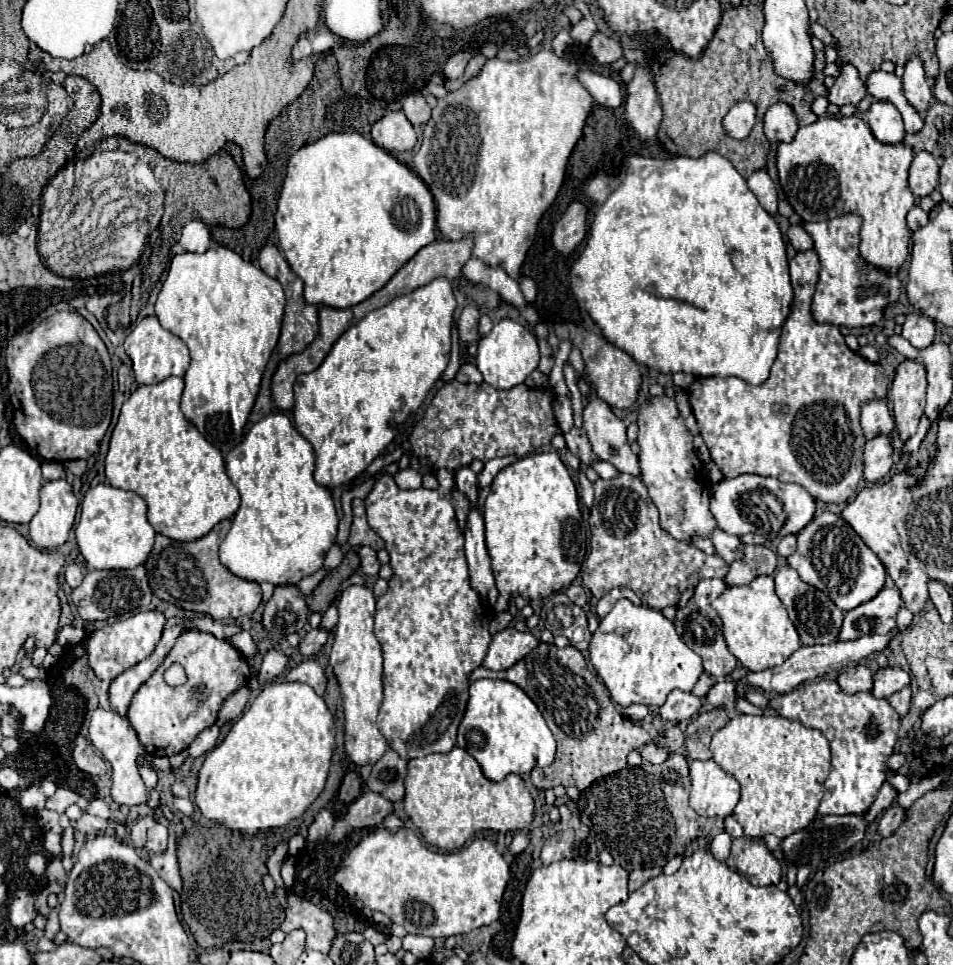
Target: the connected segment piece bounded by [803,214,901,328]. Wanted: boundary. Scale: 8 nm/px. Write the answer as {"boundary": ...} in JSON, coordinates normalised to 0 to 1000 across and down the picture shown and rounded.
{"boundary":[[[889,222],[868,230],[847,230],[843,236],[855,251],[855,261],[861,269],[861,282],[857,301],[853,307],[851,323],[857,334],[870,334],[876,338],[906,340],[924,332],[927,319],[943,309],[943,288],[931,286],[924,280],[908,274],[901,265],[901,238],[903,226]]]}

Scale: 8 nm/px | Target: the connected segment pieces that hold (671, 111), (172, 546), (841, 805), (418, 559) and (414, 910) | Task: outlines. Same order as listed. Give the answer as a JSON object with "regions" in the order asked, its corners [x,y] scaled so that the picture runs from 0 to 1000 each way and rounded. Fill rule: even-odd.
{"regions":[[[[796,4],[765,8],[759,10],[757,23],[736,58],[723,60],[715,54],[702,52],[683,64],[683,79],[696,112],[694,139],[708,149],[710,160],[733,164],[740,158],[752,158],[767,166],[780,184],[786,184],[792,176],[799,176],[805,170],[807,145],[801,139],[801,118],[809,108],[830,108],[841,131],[857,124],[857,120],[851,116],[851,106],[857,102],[857,89],[853,89],[853,83],[845,89],[828,87],[828,83],[811,75],[809,60],[799,44],[799,29],[801,10]],[[775,104],[790,106],[794,112],[794,128],[780,147],[765,145],[757,131],[759,120]]],[[[232,539],[219,553],[203,562],[186,562],[165,553],[163,566],[152,582],[161,616],[192,632],[219,636],[224,642],[247,642],[251,638],[265,636],[274,626],[272,605],[249,599],[230,582],[228,570],[240,547],[242,539]]],[[[859,705],[813,721],[809,732],[815,740],[859,756],[872,771],[872,802],[866,808],[859,846],[908,841],[931,806],[931,785],[937,781],[941,767],[943,740],[935,730],[929,723],[918,723],[914,717],[887,719],[878,707]]],[[[398,489],[393,493],[393,502],[389,506],[389,510],[383,516],[383,528],[385,528],[385,541],[387,545],[404,560],[404,568],[408,572],[408,584],[412,589],[412,597],[408,599],[408,611],[406,616],[402,616],[400,620],[396,620],[396,632],[393,632],[393,659],[400,667],[400,676],[402,676],[402,713],[404,713],[404,723],[402,723],[402,732],[398,736],[398,744],[396,744],[396,752],[400,756],[400,761],[404,763],[406,771],[425,788],[431,785],[444,785],[448,781],[454,779],[471,779],[477,773],[477,763],[480,763],[480,754],[482,748],[488,740],[488,732],[492,725],[492,698],[505,690],[507,682],[509,682],[509,674],[513,672],[515,665],[515,655],[513,655],[513,645],[517,640],[517,630],[513,634],[511,626],[505,622],[505,618],[501,616],[501,611],[496,611],[494,601],[492,601],[492,591],[490,591],[490,580],[488,580],[488,572],[486,572],[486,551],[480,543],[477,537],[477,526],[473,520],[473,508],[467,506],[459,506],[459,508],[446,508],[446,506],[438,506],[438,508],[419,508],[419,504],[414,502],[412,493],[406,489]],[[463,732],[463,744],[454,744],[459,734]]],[[[398,856],[364,883],[360,897],[352,904],[352,914],[368,931],[375,928],[391,945],[402,945],[423,960],[427,968],[471,972],[524,951],[534,895],[511,868],[498,868],[480,883],[461,883],[448,879],[429,858],[410,864]]]]}

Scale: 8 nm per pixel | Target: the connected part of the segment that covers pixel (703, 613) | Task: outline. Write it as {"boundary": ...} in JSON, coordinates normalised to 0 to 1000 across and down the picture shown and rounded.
{"boundary":[[[736,601],[729,609],[729,616],[727,620],[717,628],[717,630],[710,630],[710,638],[708,638],[708,653],[710,657],[717,661],[717,665],[736,680],[738,684],[738,692],[744,701],[750,701],[750,703],[761,703],[765,701],[771,692],[773,692],[773,682],[765,676],[763,667],[761,667],[761,661],[759,661],[759,655],[757,655],[757,640],[752,636],[752,632],[746,628],[746,624],[759,616],[763,611],[763,605],[759,601]]]}

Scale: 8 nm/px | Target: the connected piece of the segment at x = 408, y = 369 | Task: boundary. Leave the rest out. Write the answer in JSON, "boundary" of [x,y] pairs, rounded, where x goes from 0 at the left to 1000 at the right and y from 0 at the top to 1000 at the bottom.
{"boundary":[[[456,288],[448,296],[387,323],[379,334],[358,346],[331,385],[312,390],[307,433],[314,450],[331,464],[331,499],[349,506],[370,497],[406,464],[429,429],[444,419],[471,375],[477,317],[475,294],[469,288]]]}

